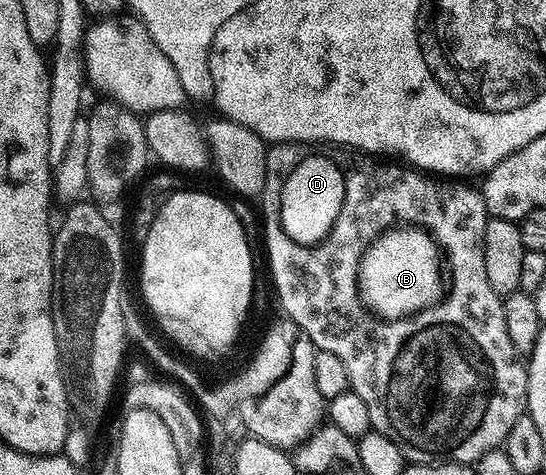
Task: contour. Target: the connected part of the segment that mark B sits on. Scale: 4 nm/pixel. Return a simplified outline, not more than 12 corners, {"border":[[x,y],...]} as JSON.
{"border":[[418,233],[367,249],[358,273],[388,315],[422,305],[436,285]]}

